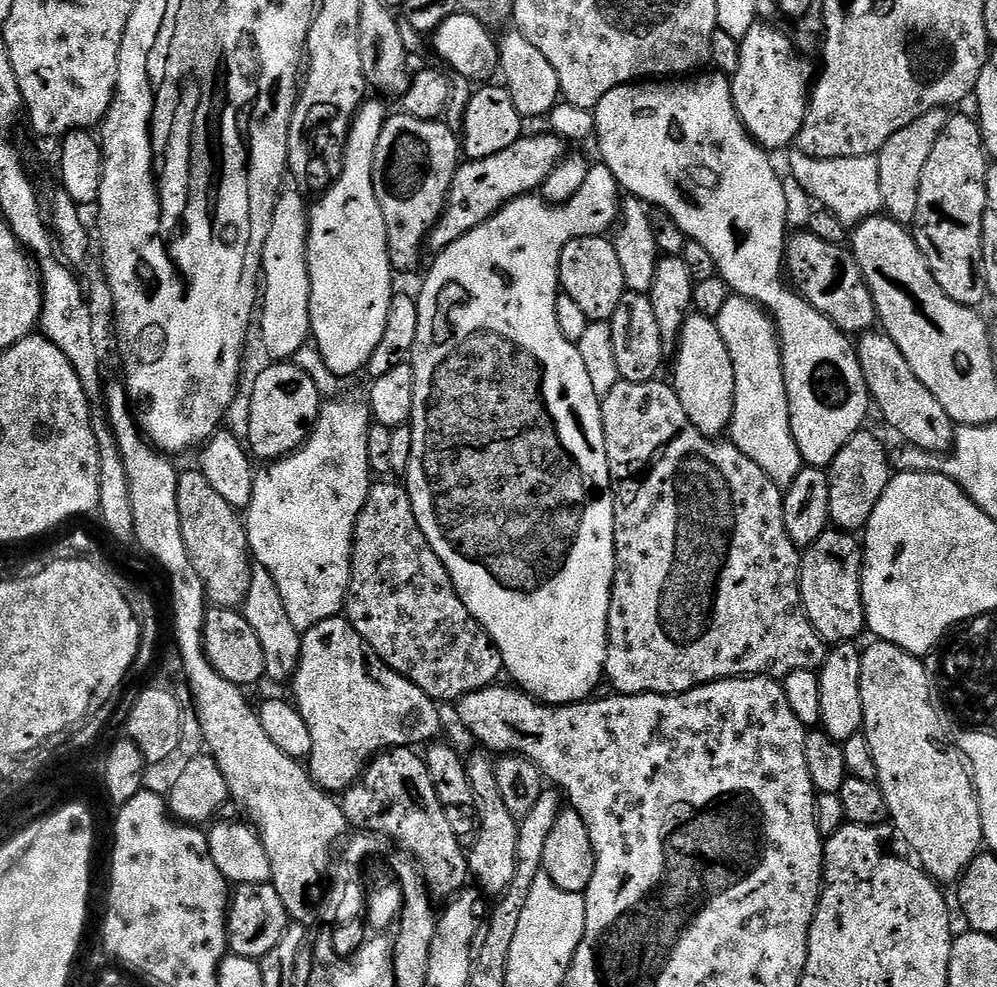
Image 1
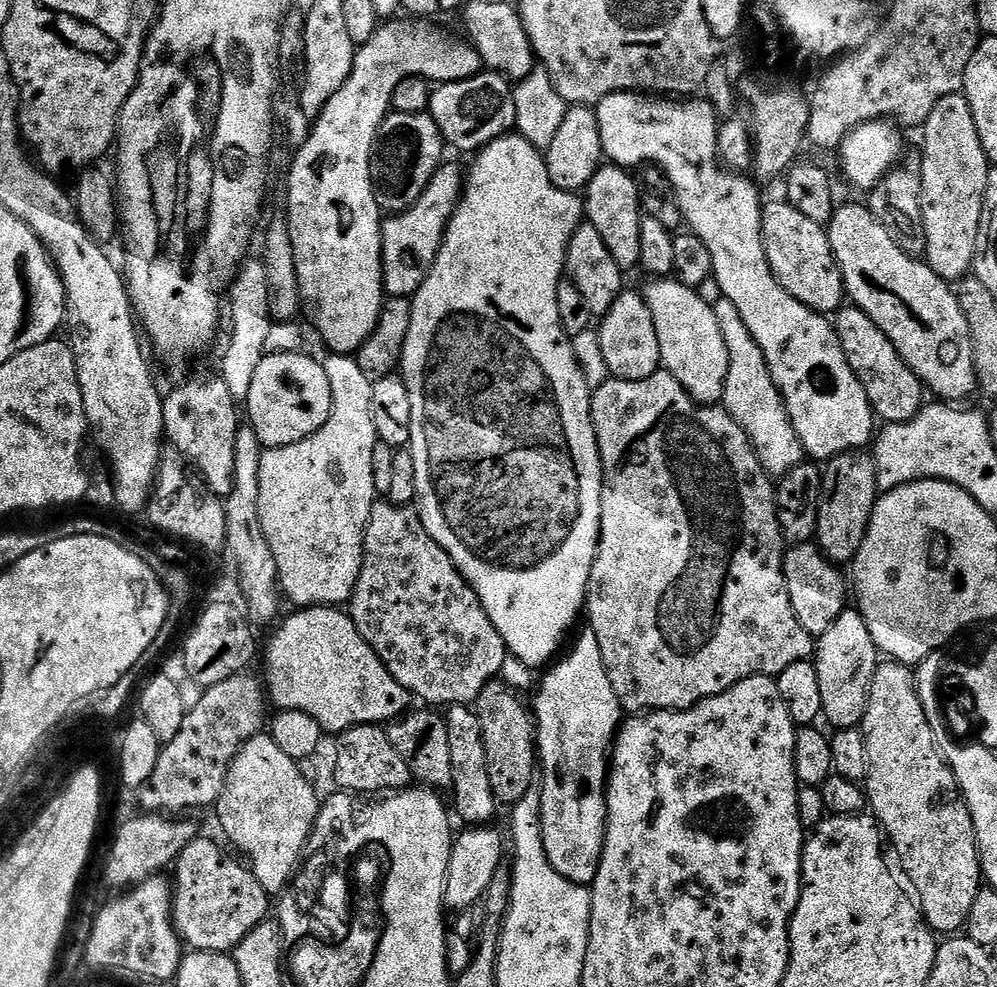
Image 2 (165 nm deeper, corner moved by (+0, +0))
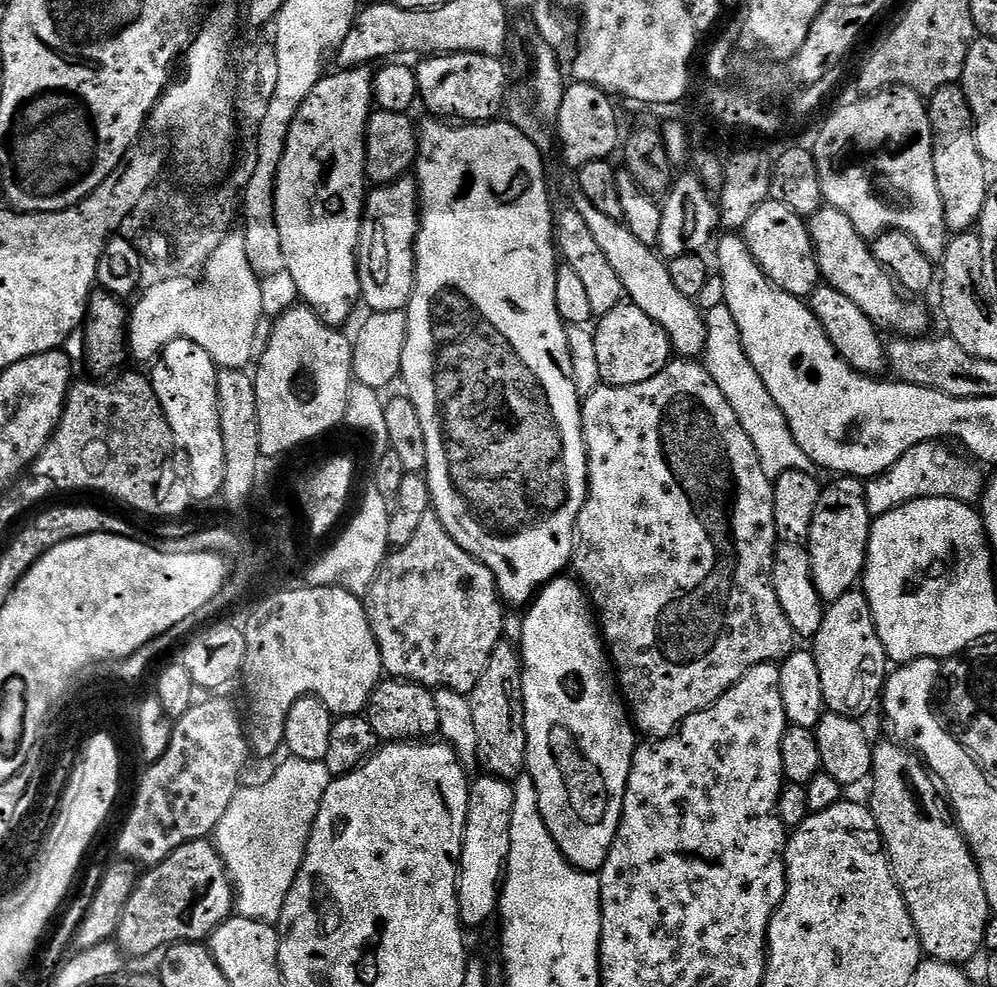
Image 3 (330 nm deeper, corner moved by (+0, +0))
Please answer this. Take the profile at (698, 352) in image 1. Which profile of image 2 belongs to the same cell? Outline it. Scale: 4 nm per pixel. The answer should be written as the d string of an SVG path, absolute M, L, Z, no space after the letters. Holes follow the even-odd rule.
M656 278L651 281L652 285L648 289L643 289L642 295L650 306L650 314L654 318L654 330L658 330L658 350L660 351L660 363L663 371L669 372L674 378L678 378L678 382L690 394L690 398L701 406L716 406L723 401L724 387L726 386L726 374L730 366L730 354L726 350L726 338L722 338L722 329L718 326L718 318L716 317L716 309L706 302L702 302L697 289L690 286L682 286L674 278Z

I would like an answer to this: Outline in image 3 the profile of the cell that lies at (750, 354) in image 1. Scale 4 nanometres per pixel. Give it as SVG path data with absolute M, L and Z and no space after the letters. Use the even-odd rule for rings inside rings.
M725 304L710 310L704 316L704 325L708 331L708 347L705 348L702 363L708 369L710 378L718 382L718 390L726 394L726 402L734 406L734 414L738 414L738 422L746 430L750 442L758 450L758 458L762 462L762 470L773 478L786 474L790 470L812 472L814 465L798 446L778 402L770 398L770 390L766 390L766 382L762 382L762 374L754 370L746 350L742 346L742 338L738 330L738 322L734 322L734 314Z

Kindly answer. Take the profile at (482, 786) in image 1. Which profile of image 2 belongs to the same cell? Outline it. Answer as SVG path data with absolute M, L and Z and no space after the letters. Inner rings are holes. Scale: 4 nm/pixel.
M454 704L447 709L446 715L444 716L444 721L446 722L446 735L450 737L450 770L452 771L452 786L450 789L451 795L456 795L456 808L454 804L454 812L457 817L461 816L465 821L463 822L468 826L488 826L493 823L492 819L496 816L496 811L498 811L498 805L496 802L496 795L494 790L490 786L490 770L486 766L486 742L482 742L482 722L480 721L480 715L475 712L467 704Z

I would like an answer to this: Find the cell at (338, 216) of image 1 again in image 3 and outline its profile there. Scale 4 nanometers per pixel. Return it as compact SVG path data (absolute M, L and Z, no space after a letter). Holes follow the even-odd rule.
M367 67L336 70L310 91L289 128L284 157L276 174L276 220L282 253L299 299L330 325L344 326L360 298L360 227L366 218L366 133L374 108L374 76Z

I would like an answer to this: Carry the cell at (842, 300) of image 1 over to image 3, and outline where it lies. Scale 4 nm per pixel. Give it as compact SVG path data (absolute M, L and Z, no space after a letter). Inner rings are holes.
M771 198L762 202L762 206L758 206L754 214L750 214L750 222L746 222L742 235L758 266L783 292L808 298L821 287L822 277L816 257L816 244L810 238L805 217L790 210L790 206Z

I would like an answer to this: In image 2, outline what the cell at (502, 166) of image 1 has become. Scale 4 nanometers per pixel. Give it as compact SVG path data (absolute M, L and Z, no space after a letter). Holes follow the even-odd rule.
M441 163L436 173L430 178L426 190L422 190L422 198L414 202L404 212L389 215L383 221L382 234L382 266L384 267L384 291L388 296L413 297L427 278L429 270L434 266L436 255L448 232L448 223L460 204L464 194L466 172L456 164Z

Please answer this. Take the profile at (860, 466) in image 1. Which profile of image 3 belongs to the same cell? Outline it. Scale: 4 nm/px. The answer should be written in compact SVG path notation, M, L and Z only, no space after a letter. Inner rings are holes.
M841 475L833 480L836 481L820 493L818 510L814 510L814 522L806 545L808 556L812 559L814 586L824 602L842 598L842 594L853 591L861 583L874 519L866 502L863 479Z

